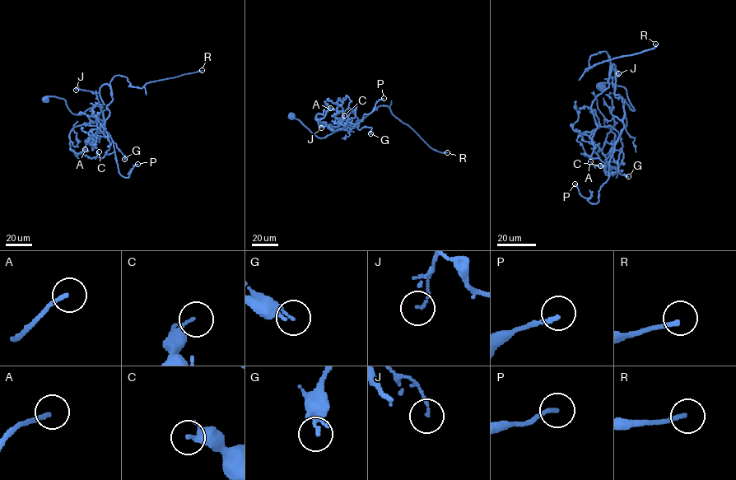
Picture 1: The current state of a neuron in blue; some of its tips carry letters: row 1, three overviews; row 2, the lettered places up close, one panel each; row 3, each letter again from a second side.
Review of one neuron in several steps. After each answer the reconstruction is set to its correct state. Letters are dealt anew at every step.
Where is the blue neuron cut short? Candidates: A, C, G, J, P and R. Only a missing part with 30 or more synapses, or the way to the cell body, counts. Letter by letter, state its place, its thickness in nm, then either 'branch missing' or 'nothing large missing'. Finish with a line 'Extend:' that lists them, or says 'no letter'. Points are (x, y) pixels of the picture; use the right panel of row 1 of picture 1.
A: at (590, 161); 160 nm thick; nothing large missing
C: at (600, 165); 190 nm thick; nothing large missing
G: at (628, 176); 200 nm thick; nothing large missing
J: at (618, 73); 110 nm thick; nothing large missing
P: at (575, 184); 160 nm thick; nothing large missing
R: at (655, 44); 170 nm thick; branch missing
Extend: R

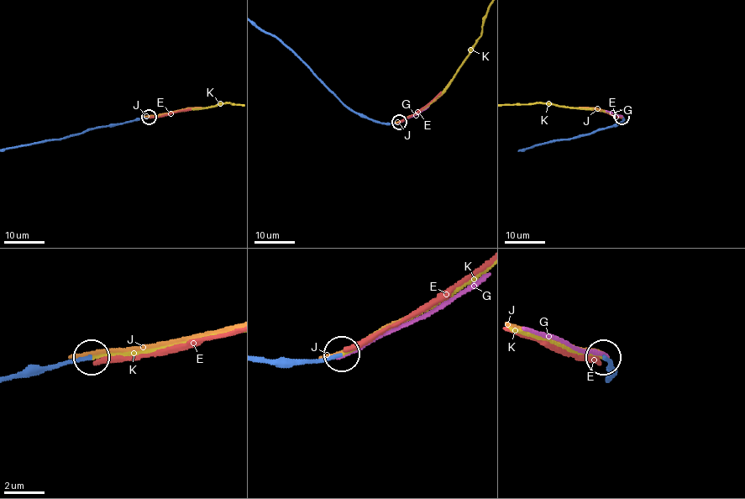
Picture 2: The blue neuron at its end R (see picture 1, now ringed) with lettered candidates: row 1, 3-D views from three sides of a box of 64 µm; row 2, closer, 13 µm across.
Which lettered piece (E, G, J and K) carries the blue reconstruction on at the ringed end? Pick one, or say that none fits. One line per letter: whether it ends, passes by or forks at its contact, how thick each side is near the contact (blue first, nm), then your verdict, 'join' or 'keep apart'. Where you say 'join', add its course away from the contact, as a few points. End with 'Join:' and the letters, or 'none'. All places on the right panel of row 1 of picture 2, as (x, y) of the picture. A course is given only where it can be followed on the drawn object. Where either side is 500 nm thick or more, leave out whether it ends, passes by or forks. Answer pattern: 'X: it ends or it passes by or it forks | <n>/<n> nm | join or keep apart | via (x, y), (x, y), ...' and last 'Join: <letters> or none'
E: it ends | 170/280 nm | keep apart
G: it ends | 190/160 nm | keep apart
J: it ends | 200/240 nm | keep apart
K: it ends | 180/170 nm | join
Join: K

